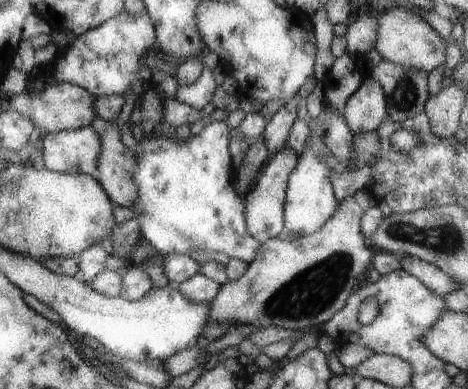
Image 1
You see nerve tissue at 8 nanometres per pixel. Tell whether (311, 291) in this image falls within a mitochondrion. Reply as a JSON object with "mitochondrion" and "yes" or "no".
{"mitochondrion":"yes"}

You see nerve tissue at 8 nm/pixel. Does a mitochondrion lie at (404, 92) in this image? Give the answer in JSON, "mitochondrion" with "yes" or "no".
{"mitochondrion":"yes"}

